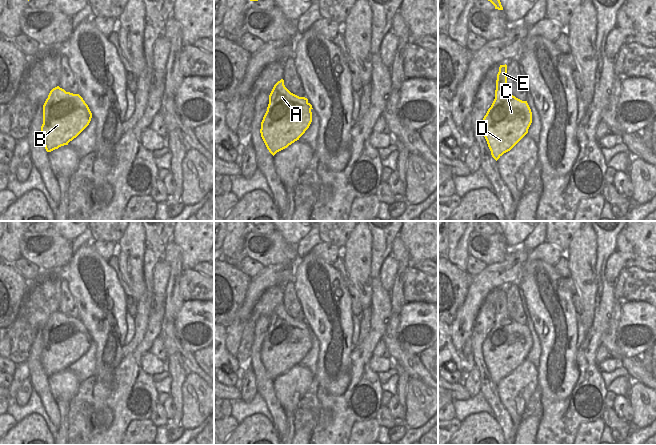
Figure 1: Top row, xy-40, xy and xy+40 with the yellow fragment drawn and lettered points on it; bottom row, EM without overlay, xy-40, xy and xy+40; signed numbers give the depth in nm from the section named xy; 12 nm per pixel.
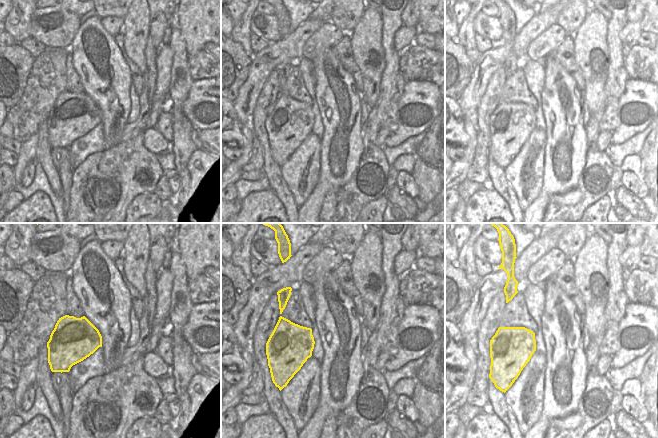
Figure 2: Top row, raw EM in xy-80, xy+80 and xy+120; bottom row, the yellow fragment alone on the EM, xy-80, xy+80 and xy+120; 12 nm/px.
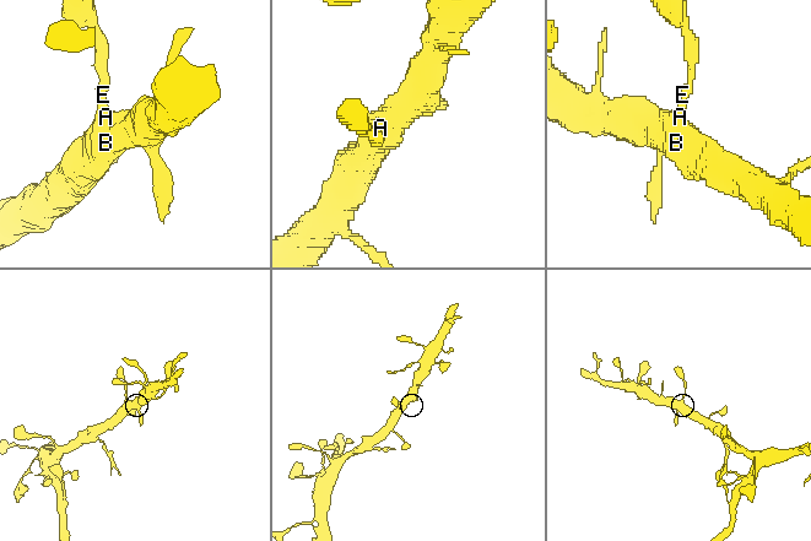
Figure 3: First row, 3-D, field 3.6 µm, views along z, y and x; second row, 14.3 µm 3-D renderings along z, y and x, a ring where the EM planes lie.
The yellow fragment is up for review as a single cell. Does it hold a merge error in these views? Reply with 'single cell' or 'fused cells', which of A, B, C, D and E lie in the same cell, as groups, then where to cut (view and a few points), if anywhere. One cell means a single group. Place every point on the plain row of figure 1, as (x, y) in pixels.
single cell; A B C D E; no cut

